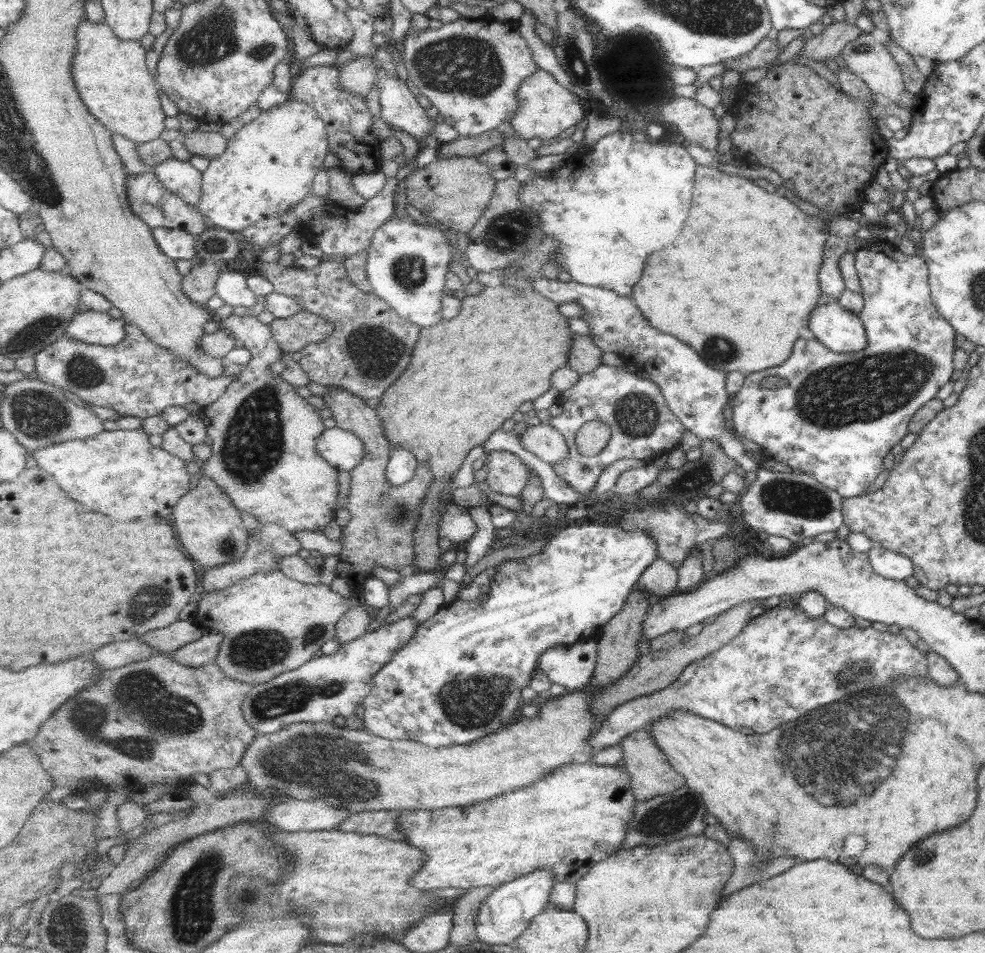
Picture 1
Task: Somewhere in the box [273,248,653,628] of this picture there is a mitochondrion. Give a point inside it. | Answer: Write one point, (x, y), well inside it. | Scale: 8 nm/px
(376, 352)

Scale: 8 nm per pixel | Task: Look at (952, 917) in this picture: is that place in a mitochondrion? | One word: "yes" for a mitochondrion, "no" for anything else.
no

